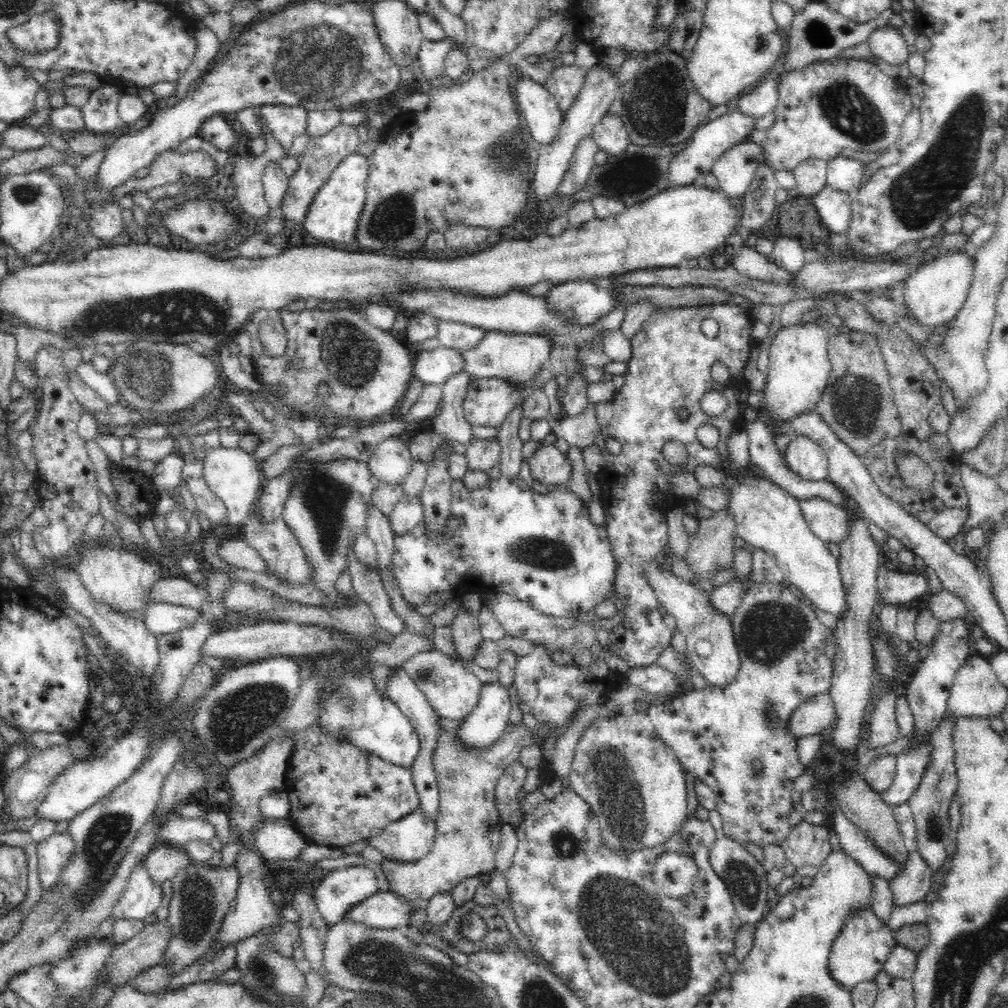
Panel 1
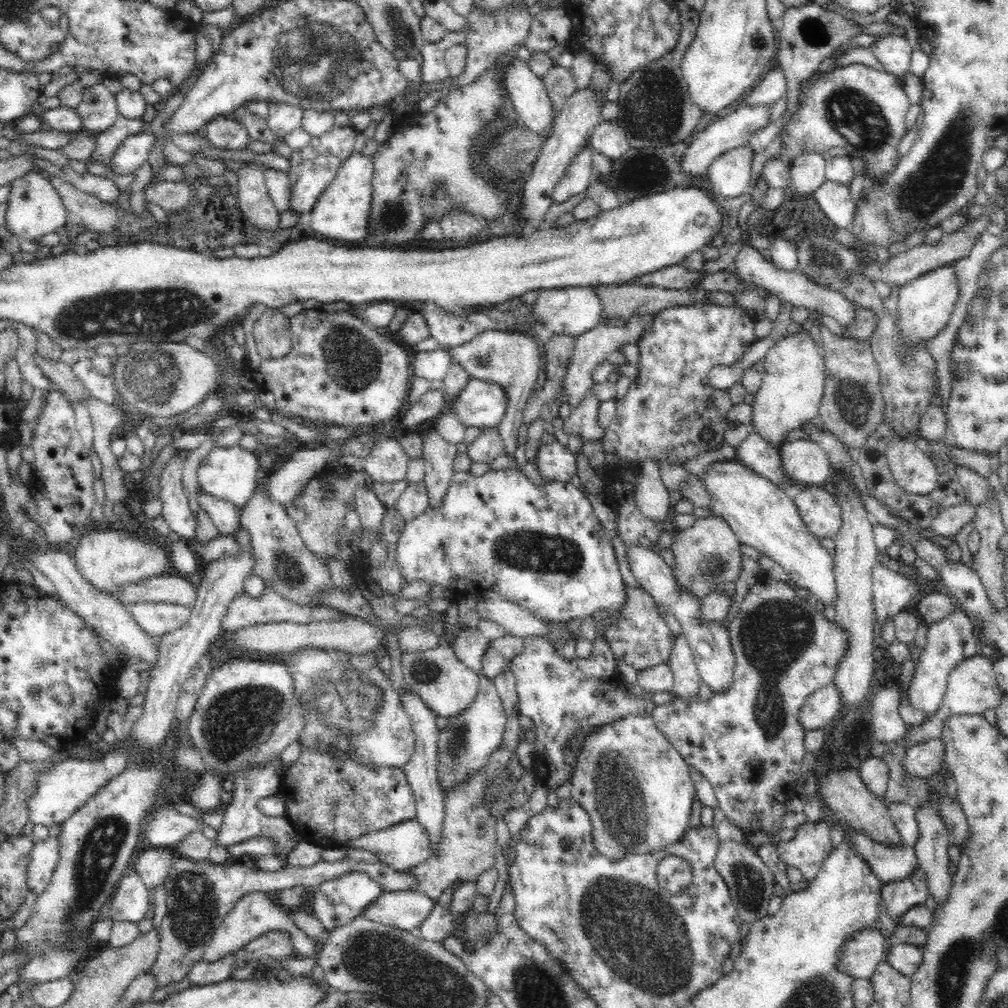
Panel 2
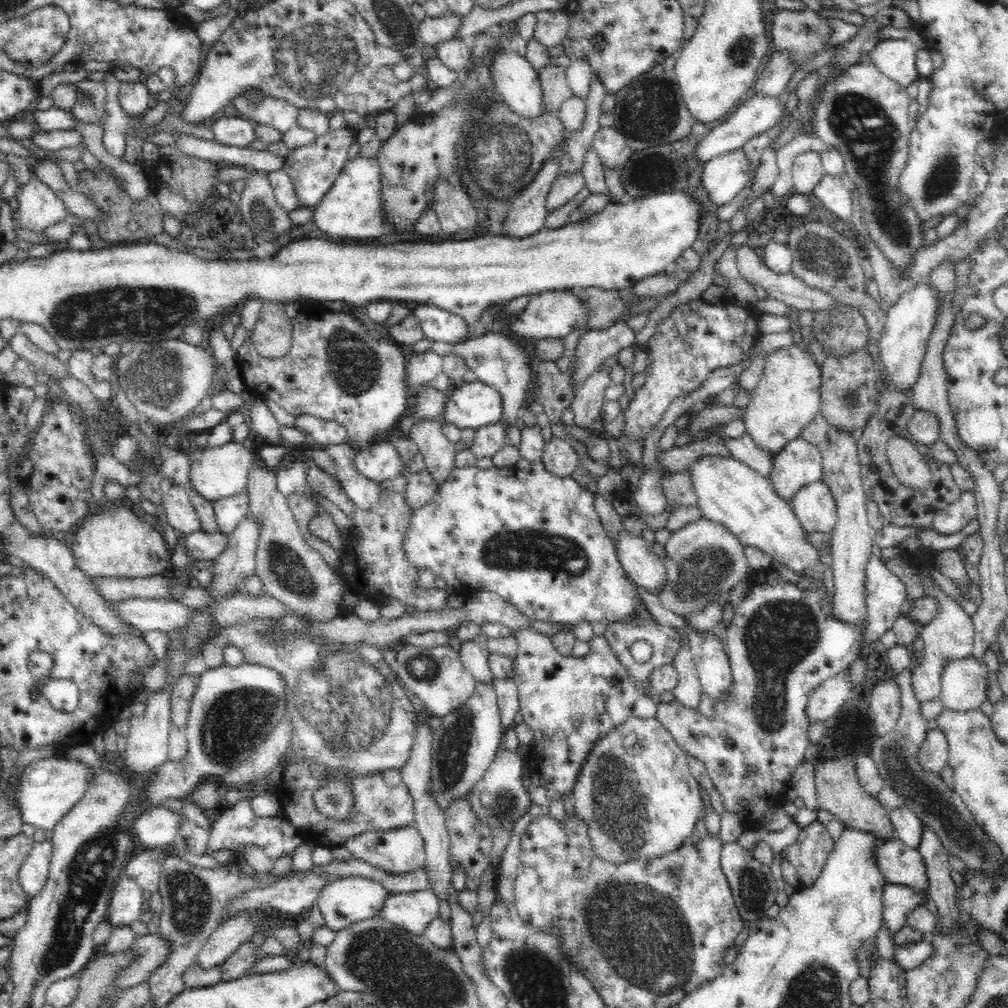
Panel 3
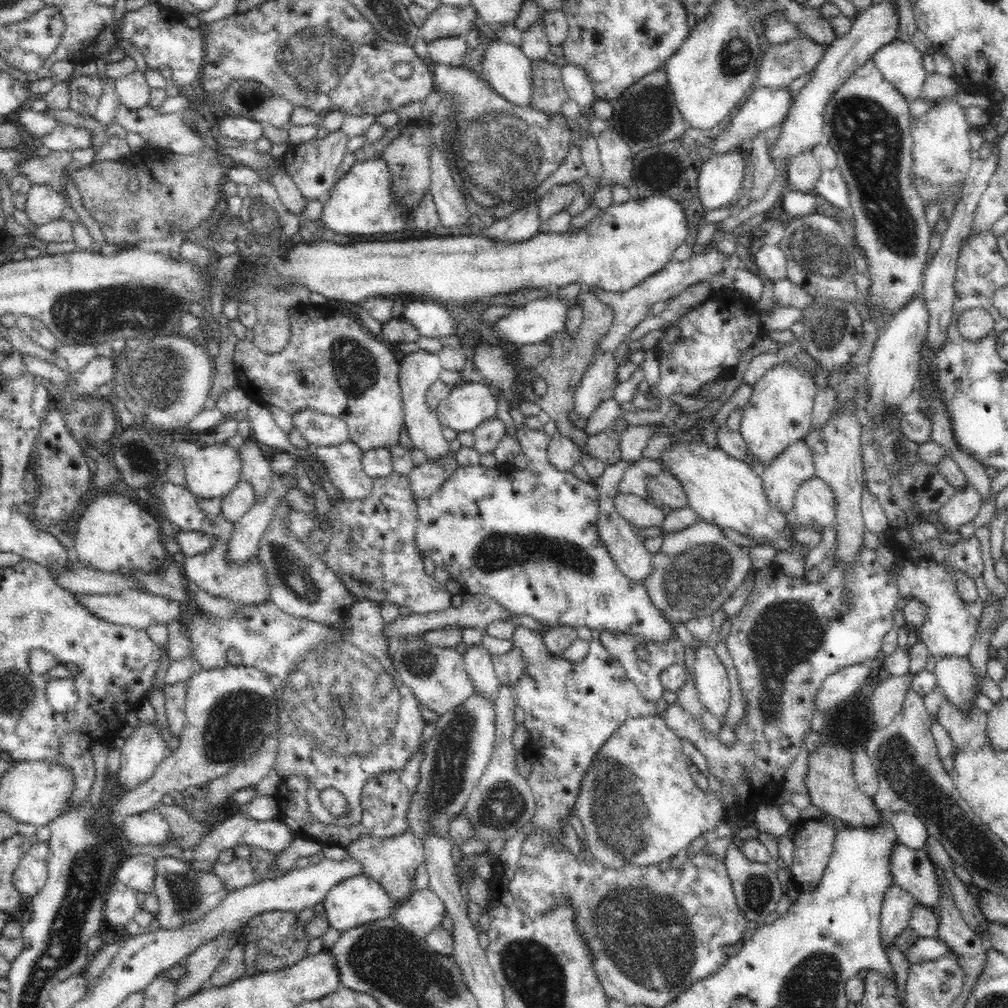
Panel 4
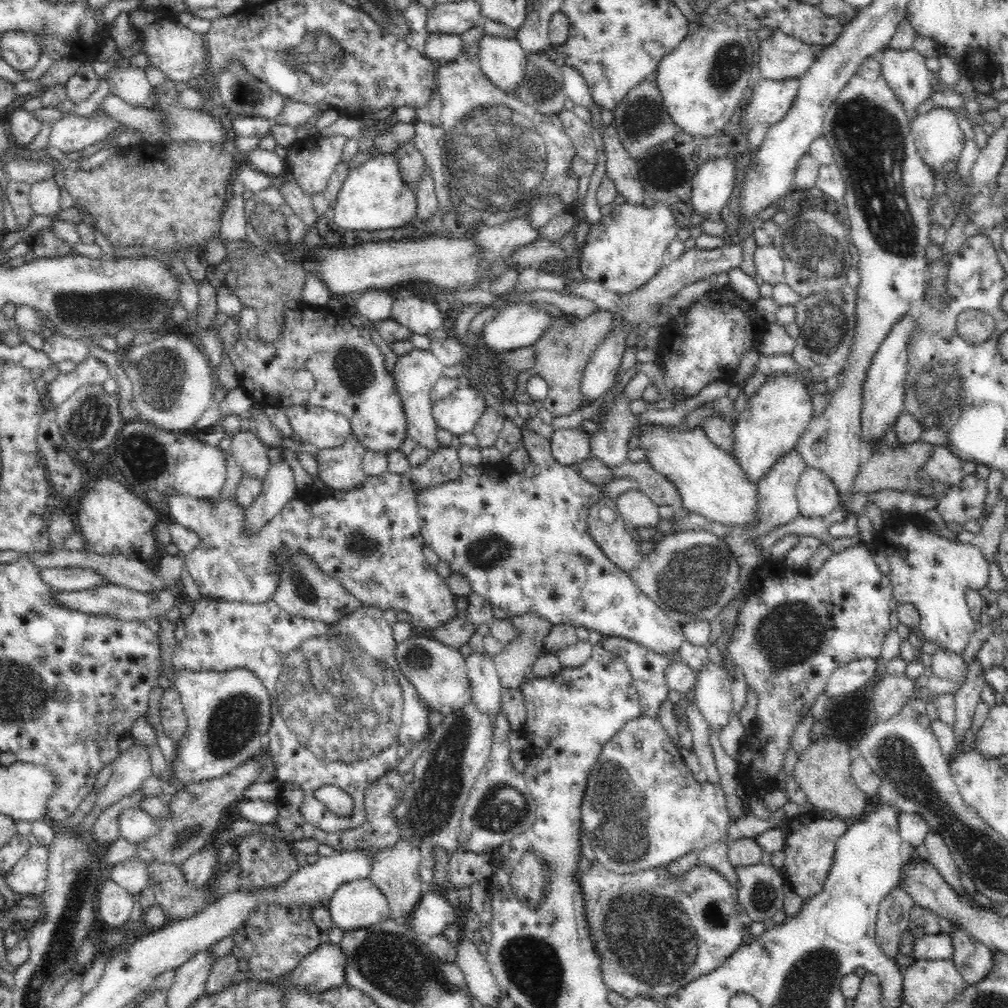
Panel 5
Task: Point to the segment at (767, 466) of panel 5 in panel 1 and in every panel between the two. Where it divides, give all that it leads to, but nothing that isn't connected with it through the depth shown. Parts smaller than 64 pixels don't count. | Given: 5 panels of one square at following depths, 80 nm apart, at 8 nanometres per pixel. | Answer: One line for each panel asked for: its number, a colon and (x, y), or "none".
1: (799, 366)
2: (794, 375)
3: (787, 397)
4: (778, 413)

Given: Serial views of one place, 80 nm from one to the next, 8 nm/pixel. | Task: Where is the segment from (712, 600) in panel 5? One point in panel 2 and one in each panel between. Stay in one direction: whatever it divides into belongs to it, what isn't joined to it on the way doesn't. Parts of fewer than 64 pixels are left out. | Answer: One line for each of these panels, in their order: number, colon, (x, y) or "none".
2: (707, 555)
3: (704, 560)
4: (698, 568)

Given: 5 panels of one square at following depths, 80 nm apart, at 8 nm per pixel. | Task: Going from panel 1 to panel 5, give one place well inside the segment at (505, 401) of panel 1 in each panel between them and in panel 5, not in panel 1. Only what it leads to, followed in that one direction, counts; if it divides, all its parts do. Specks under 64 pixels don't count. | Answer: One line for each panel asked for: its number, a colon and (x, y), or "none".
2: (482, 404)
3: (475, 404)
4: (469, 404)
5: (458, 413)

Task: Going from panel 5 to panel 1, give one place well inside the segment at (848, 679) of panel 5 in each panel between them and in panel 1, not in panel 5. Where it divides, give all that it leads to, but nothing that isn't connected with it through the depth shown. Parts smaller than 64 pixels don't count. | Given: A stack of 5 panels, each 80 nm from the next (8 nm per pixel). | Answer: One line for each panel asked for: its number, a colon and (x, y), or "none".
1: (811, 717)
2: (823, 705)
3: (830, 697)
4: (835, 688)

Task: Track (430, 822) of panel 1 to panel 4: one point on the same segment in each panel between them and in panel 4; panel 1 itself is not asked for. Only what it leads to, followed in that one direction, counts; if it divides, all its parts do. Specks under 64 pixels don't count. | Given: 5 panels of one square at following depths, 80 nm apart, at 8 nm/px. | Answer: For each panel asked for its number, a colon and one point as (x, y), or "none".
2: (402, 846)
3: (400, 850)
4: (392, 861)

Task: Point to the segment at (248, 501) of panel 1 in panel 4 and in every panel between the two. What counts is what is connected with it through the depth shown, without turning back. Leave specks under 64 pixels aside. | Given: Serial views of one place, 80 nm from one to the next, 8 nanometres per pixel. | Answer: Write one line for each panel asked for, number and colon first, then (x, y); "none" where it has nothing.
2: (232, 474)
3: (221, 472)
4: (214, 471)

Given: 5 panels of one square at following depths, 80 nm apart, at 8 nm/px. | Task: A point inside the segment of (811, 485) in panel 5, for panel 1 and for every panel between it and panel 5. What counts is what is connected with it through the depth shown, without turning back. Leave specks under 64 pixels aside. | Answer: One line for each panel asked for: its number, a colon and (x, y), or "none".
1: (828, 522)
2: (818, 508)
3: (814, 506)
4: (815, 506)

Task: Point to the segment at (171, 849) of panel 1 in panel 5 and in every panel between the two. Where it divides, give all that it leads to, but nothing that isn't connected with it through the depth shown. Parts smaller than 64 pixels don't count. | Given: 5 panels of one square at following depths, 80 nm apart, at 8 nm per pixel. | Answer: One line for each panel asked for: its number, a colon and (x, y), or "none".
2: (153, 864)
3: (144, 866)
4: (138, 871)
5: (132, 874)

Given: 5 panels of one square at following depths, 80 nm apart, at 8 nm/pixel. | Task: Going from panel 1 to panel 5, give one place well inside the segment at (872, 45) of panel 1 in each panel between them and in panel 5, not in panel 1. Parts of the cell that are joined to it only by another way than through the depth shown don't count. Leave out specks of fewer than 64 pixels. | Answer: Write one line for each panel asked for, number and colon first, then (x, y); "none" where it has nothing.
2: (894, 52)
3: (895, 58)
4: (900, 62)
5: (905, 71)

